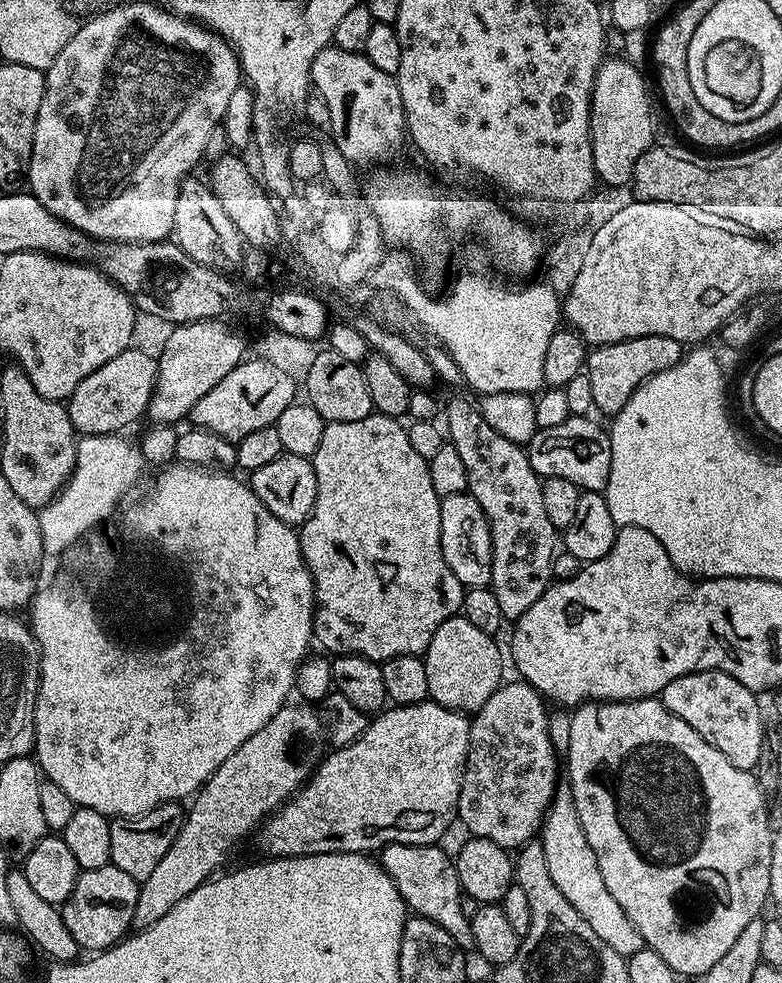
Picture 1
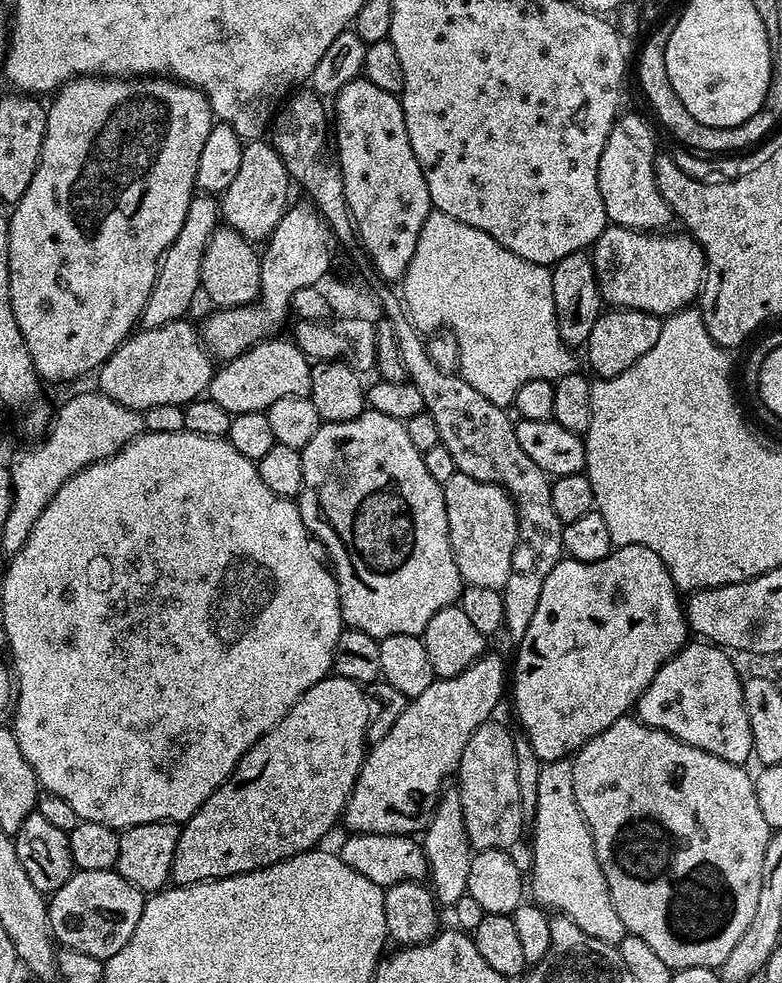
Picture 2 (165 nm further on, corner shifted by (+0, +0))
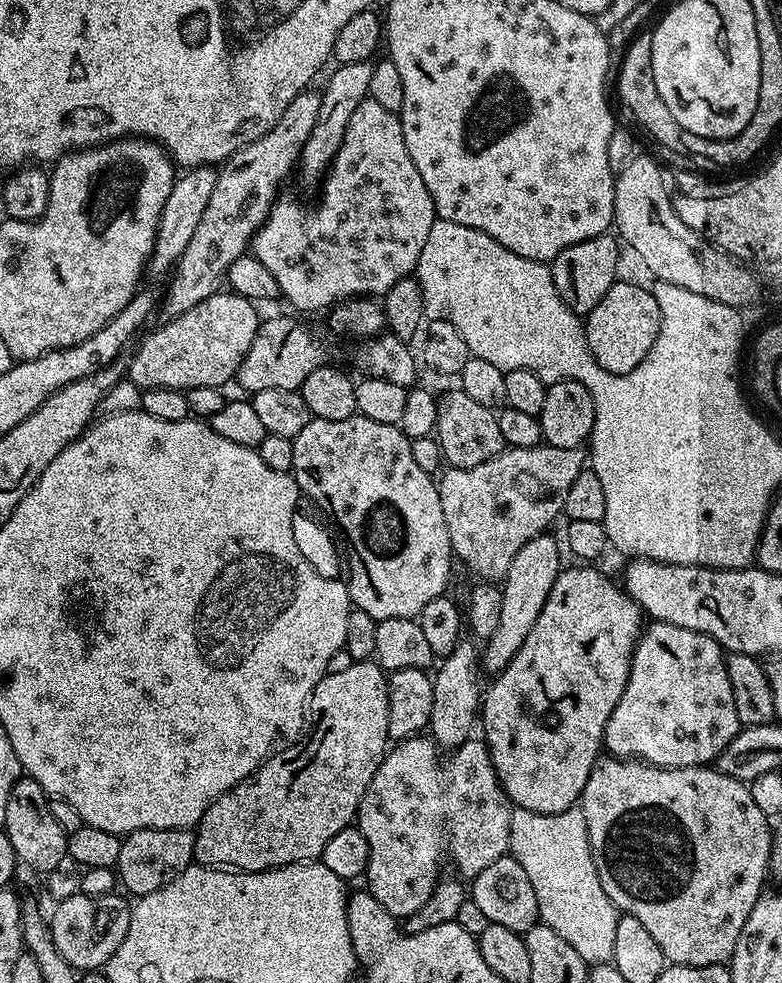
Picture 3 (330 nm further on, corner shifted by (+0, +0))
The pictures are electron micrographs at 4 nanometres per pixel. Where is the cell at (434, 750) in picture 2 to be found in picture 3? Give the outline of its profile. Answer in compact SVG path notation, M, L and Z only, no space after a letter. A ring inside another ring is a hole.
M541 534L530 538L518 554L514 554L514 562L510 562L510 570L502 578L502 615L498 617L498 627L482 648L482 668L485 673L501 672L518 654L522 642L526 642L526 634L538 622L538 614L542 614L542 606L546 606L546 598L550 598L550 590L562 571L560 564L560 548L552 534Z

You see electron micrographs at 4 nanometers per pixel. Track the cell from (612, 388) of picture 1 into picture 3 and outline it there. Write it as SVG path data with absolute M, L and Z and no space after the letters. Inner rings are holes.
M617 282L606 290L602 302L588 312L583 321L584 337L598 362L606 370L614 374L626 374L650 354L650 346L654 346L654 338L658 338L660 329L660 311L658 302L654 302L654 294L640 284L623 284Z

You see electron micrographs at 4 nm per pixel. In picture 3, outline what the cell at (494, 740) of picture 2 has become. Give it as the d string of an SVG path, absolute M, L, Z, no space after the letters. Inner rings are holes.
M424 734L410 736L406 740L393 743L384 753L384 761L378 766L374 778L370 778L370 786L366 786L366 794L362 794L362 802L356 811L354 824L355 827L360 829L362 838L366 838L366 846L368 847L367 891L371 892L372 897L378 902L382 902L382 906L389 914L397 918L414 914L414 910L421 908L425 904L426 898L432 896L432 889L436 887L437 879L441 875L440 863L444 860L444 851L448 851L452 855L453 862L462 871L468 872L467 874L475 874L486 870L486 866L490 866L490 862L498 862L498 858L502 858L508 852L510 818L514 805L505 794L503 786L500 785L500 779L496 776L488 745L484 743L483 739L470 738L459 748L451 749L449 756L452 757L449 760L440 761L440 755L442 755L442 752L436 741Z

